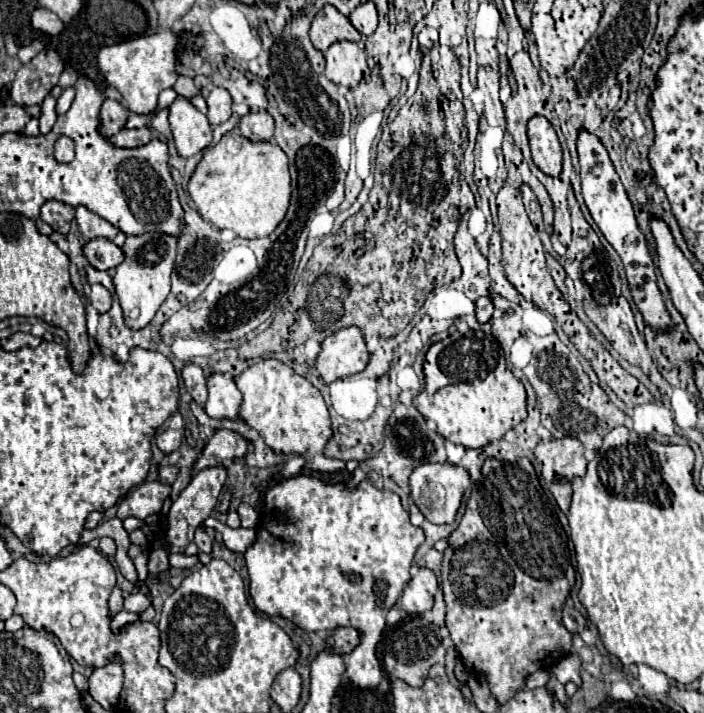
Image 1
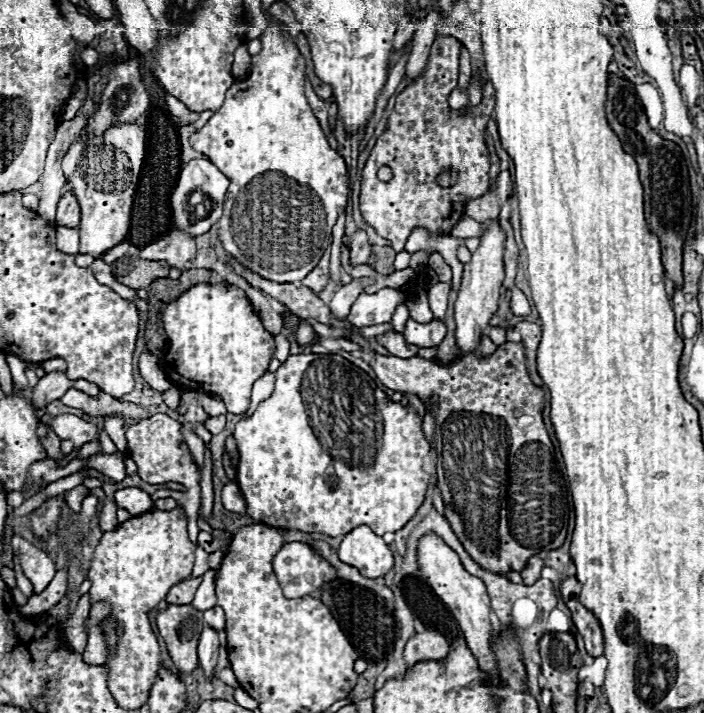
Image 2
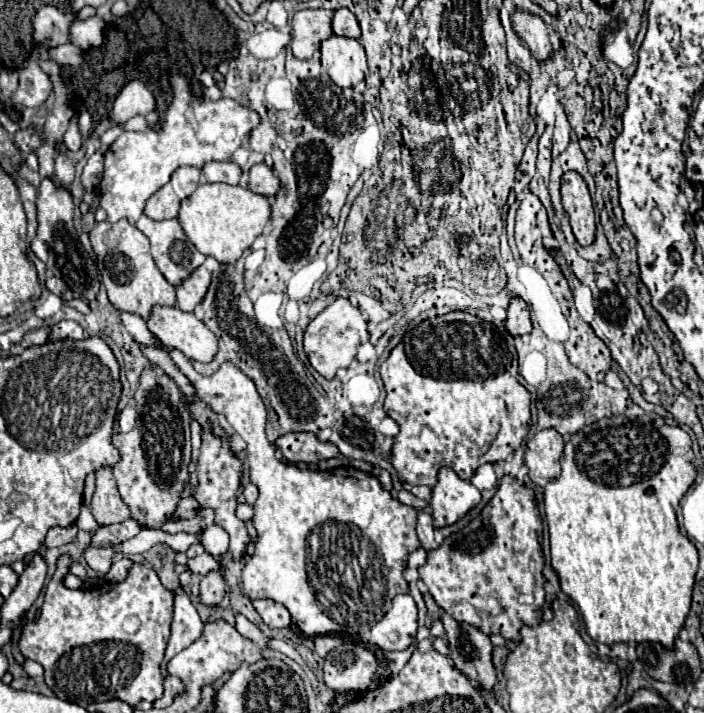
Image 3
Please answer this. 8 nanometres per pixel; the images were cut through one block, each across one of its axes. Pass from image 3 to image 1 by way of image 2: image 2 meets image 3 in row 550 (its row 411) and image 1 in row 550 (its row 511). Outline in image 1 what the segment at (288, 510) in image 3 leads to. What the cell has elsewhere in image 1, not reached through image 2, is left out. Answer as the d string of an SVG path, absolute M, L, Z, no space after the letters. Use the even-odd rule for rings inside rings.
M298 474L298 476L292 476L292 478L282 478L278 480L266 494L264 494L264 504L266 504L266 510L264 510L264 516L256 528L256 540L254 544L246 550L246 566L248 566L248 574L250 574L250 596L254 600L254 606L258 612L264 612L266 616L282 616L286 620L290 620L292 624L296 624L298 628L306 630L306 632L318 632L318 630L334 630L338 626L346 626L346 628L356 628L360 632L360 644L352 650L350 654L350 666L346 668L346 674L350 678L350 682L354 686L360 686L360 688L376 688L384 678L382 678L382 668L380 668L380 662L376 658L376 644L380 642L382 638L382 632L386 628L386 614L388 610L396 604L400 592L404 590L406 582L412 578L410 576L410 568L412 568L412 560L414 560L414 554L418 550L418 546L424 542L424 530L418 528L418 526L412 526L410 522L410 514L402 508L402 502L400 502L400 496L390 492L390 490L380 490L376 488L370 480L364 480L360 482L356 488L348 488L346 484L324 484L322 480L318 478L312 478L312 476L304 476L304 474Z

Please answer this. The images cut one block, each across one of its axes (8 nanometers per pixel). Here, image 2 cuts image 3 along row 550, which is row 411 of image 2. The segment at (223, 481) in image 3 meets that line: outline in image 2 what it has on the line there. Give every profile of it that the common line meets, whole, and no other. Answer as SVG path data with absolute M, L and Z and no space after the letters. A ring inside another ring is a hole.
M196 284L180 298L164 308L164 328L168 334L168 352L164 358L164 370L168 378L182 388L198 388L206 394L216 394L232 414L244 414L250 406L252 384L268 372L268 364L274 358L274 336L264 330L260 316L254 312L248 296L236 286L212 286Z

